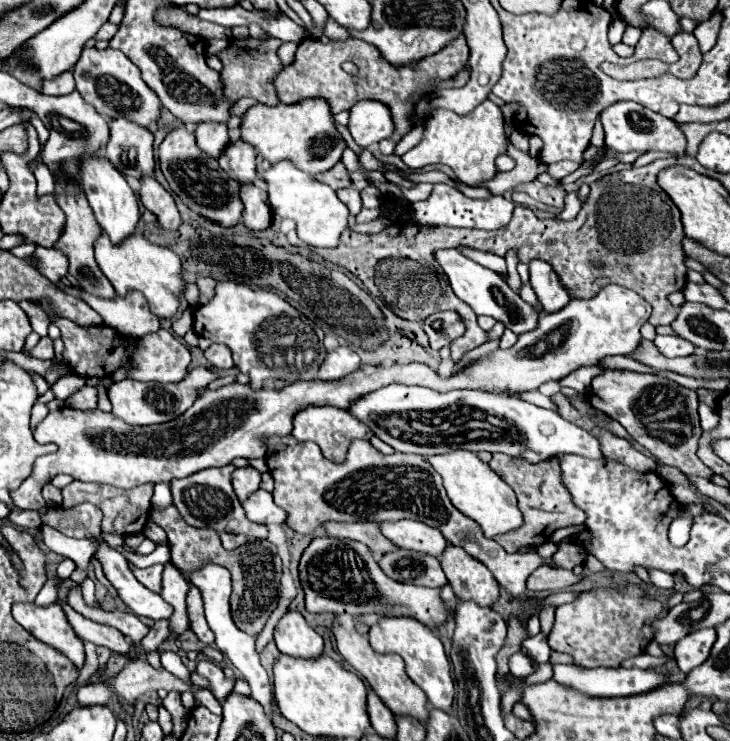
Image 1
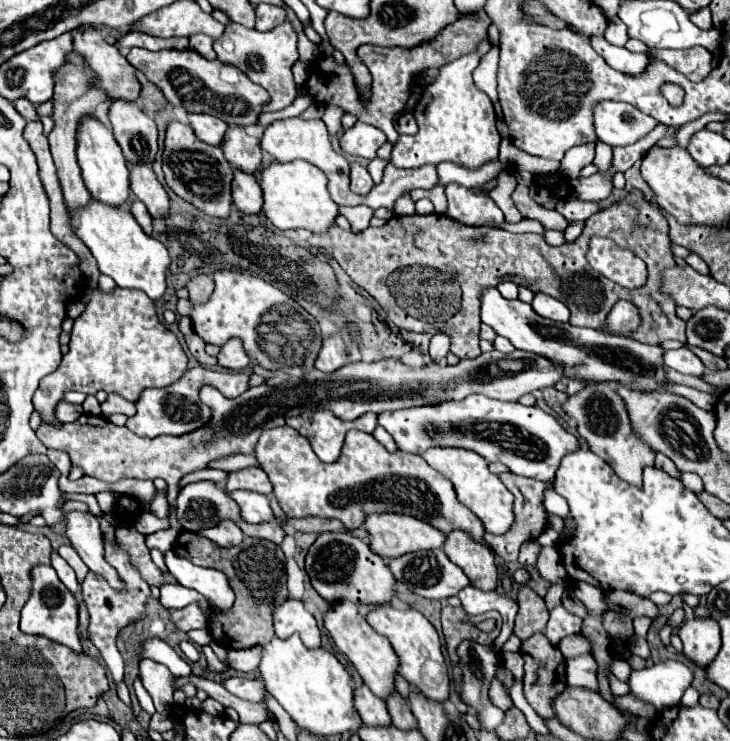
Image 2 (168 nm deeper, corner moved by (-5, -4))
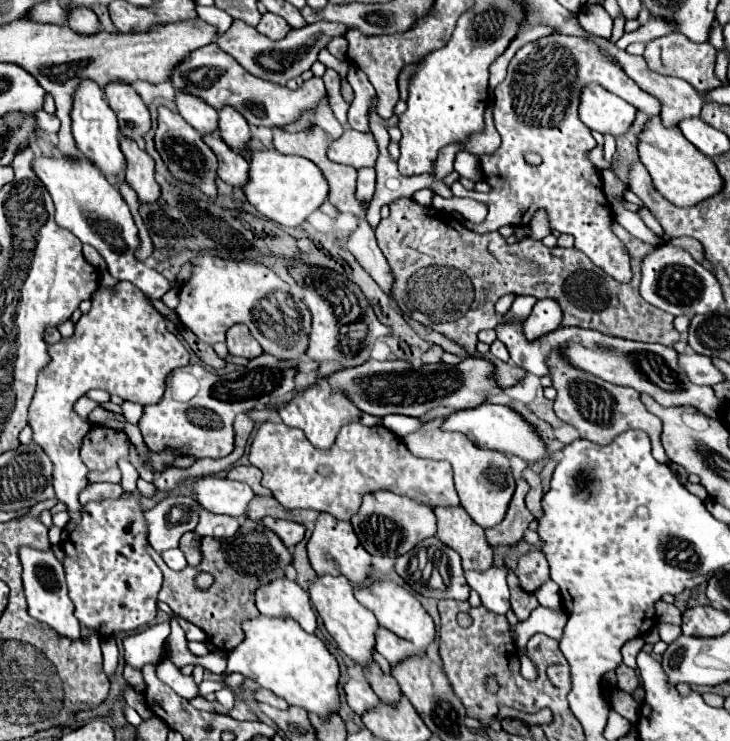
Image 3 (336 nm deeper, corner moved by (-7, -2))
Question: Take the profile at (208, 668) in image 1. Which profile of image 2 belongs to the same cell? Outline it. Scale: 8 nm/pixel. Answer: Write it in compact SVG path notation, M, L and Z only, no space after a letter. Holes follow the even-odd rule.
M229 678L223 682L223 686L243 698L243 700L251 700L251 702L265 702L265 688L259 680L245 680L245 678Z

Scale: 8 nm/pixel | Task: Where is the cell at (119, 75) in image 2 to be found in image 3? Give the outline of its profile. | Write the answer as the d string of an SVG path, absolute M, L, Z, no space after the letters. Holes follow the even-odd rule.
M73 8L69 12L67 24L71 30L75 30L79 34L97 34L99 26L101 26L97 14L89 8Z

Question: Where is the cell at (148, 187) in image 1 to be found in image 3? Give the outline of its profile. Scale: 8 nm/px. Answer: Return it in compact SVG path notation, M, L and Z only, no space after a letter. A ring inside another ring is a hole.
M121 136L121 150L127 158L127 184L137 192L141 202L157 202L161 198L161 188L155 180L155 162L153 158L137 146Z

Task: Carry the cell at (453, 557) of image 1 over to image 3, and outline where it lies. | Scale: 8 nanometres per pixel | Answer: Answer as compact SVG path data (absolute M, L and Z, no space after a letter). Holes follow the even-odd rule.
M461 506L435 508L435 516L437 538L461 556L463 570L489 570L493 566L493 550L485 540L483 528Z

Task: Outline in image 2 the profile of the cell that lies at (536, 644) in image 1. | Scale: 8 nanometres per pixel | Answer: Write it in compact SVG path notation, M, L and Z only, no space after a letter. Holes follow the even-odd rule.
M559 604L549 612L549 622L547 622L547 628L545 628L545 636L551 640L551 644L559 644L559 640L563 636L579 634L581 632L581 622L583 620L579 616L573 616L571 612L567 612L563 608L563 604Z

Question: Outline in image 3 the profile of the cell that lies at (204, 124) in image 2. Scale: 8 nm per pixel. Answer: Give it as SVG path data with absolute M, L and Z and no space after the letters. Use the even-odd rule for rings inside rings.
M177 92L177 110L201 136L213 134L219 128L217 112L207 106L201 98Z

